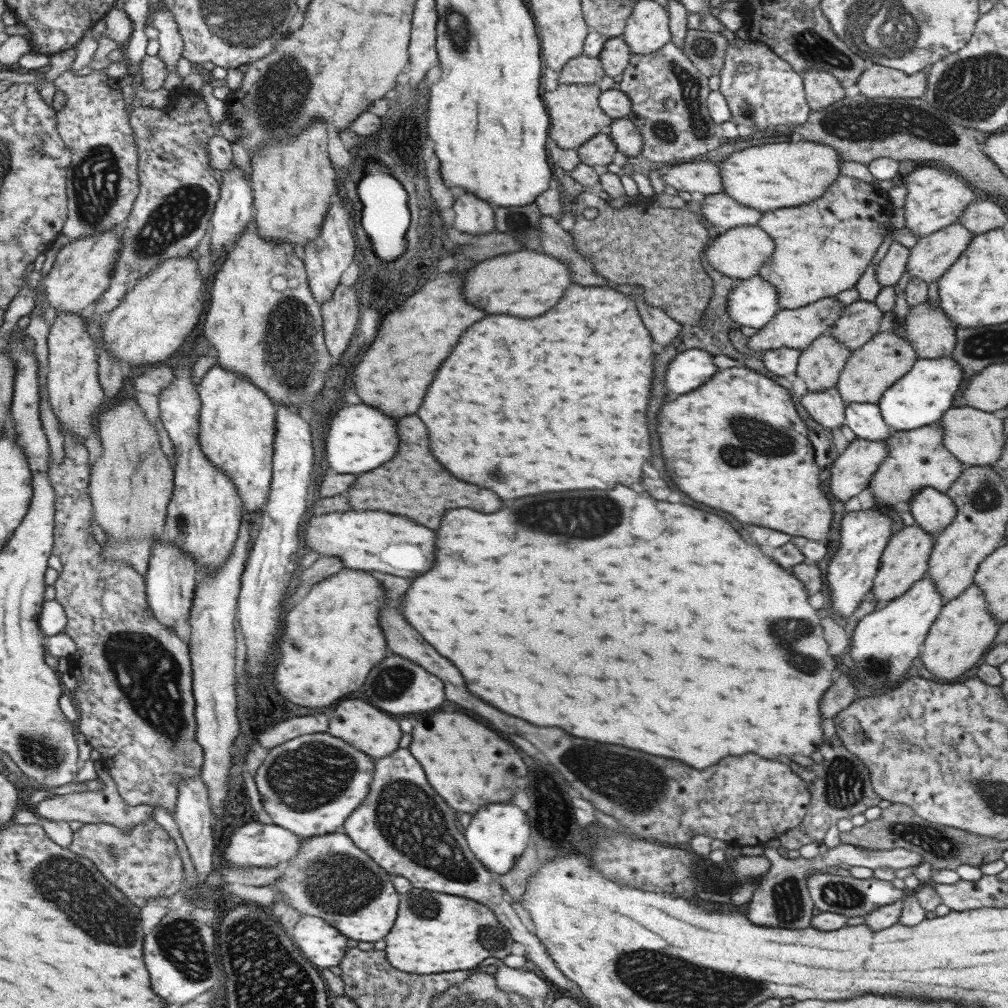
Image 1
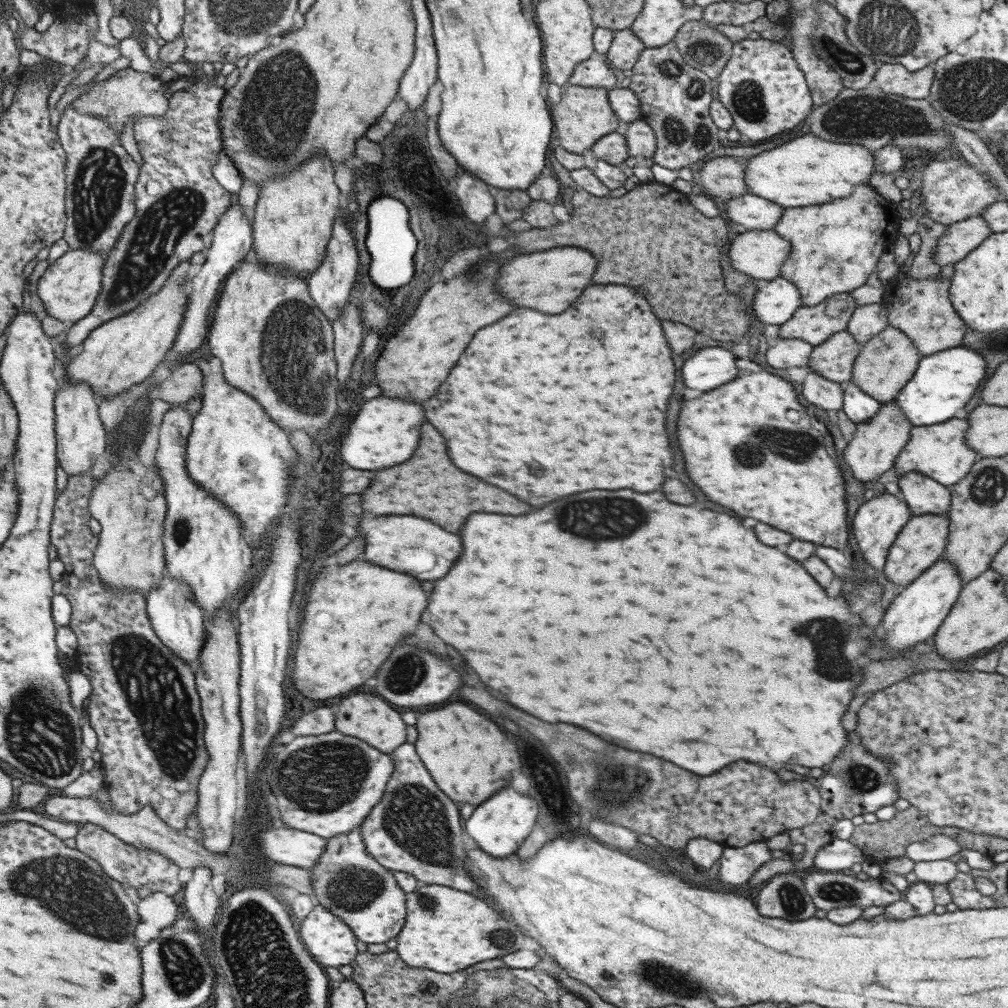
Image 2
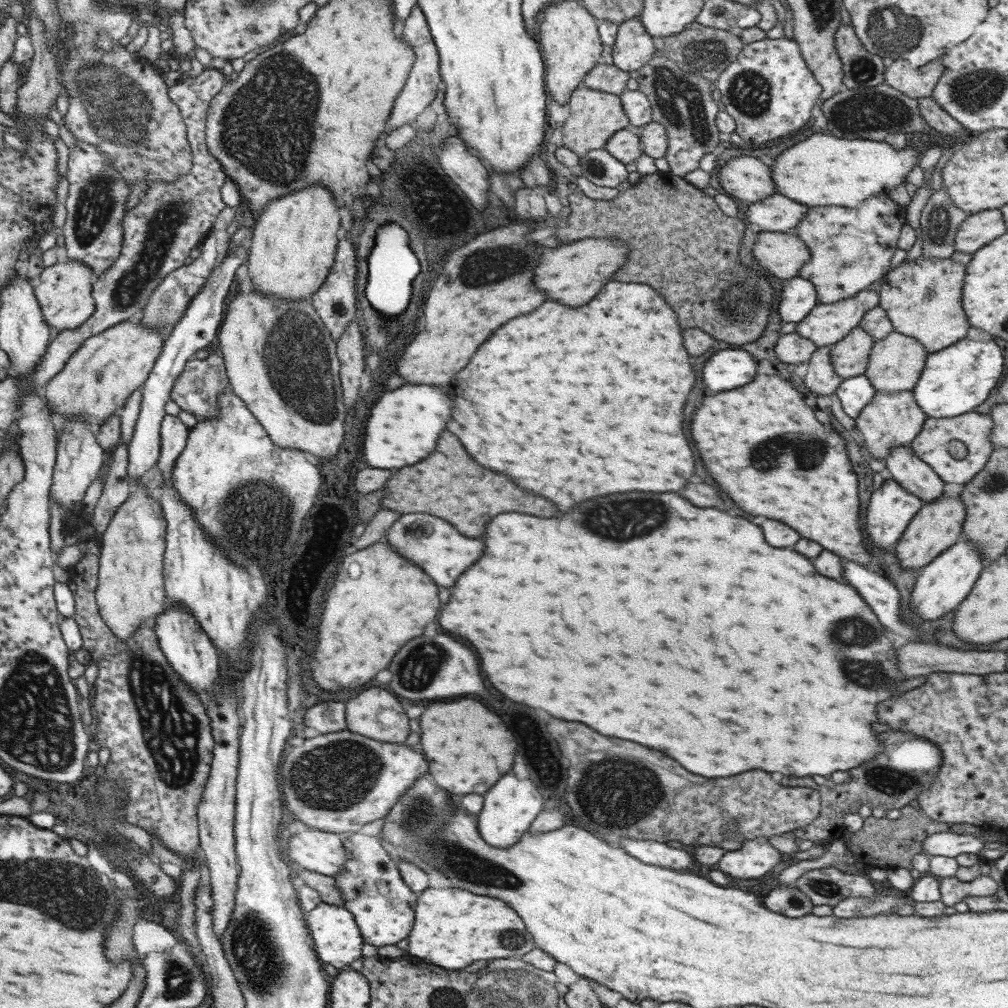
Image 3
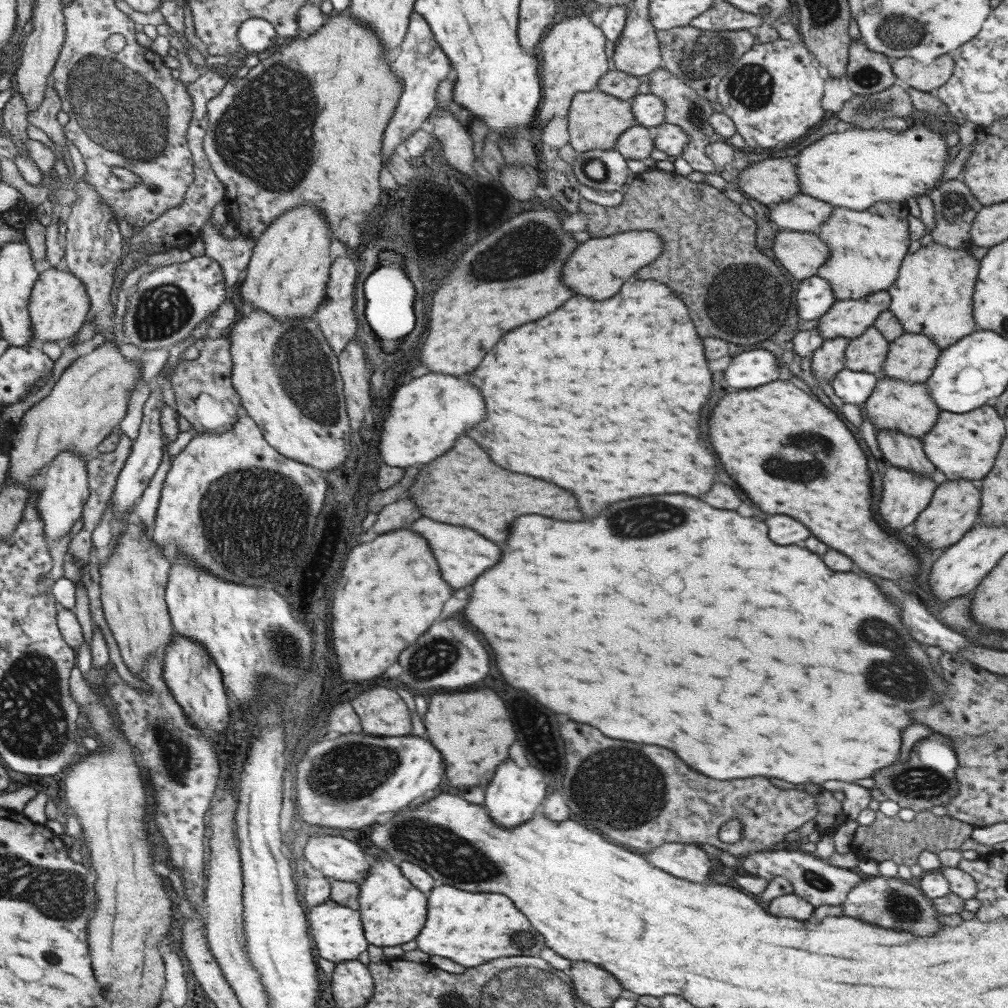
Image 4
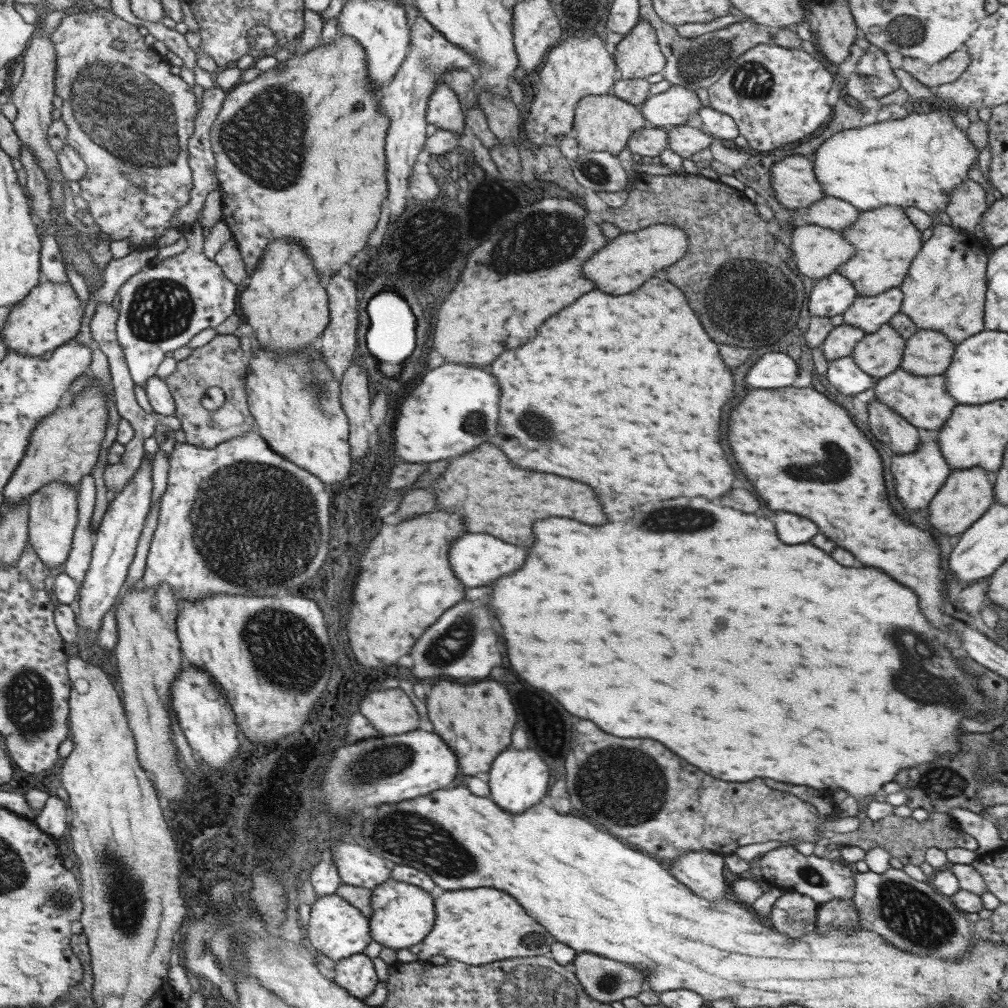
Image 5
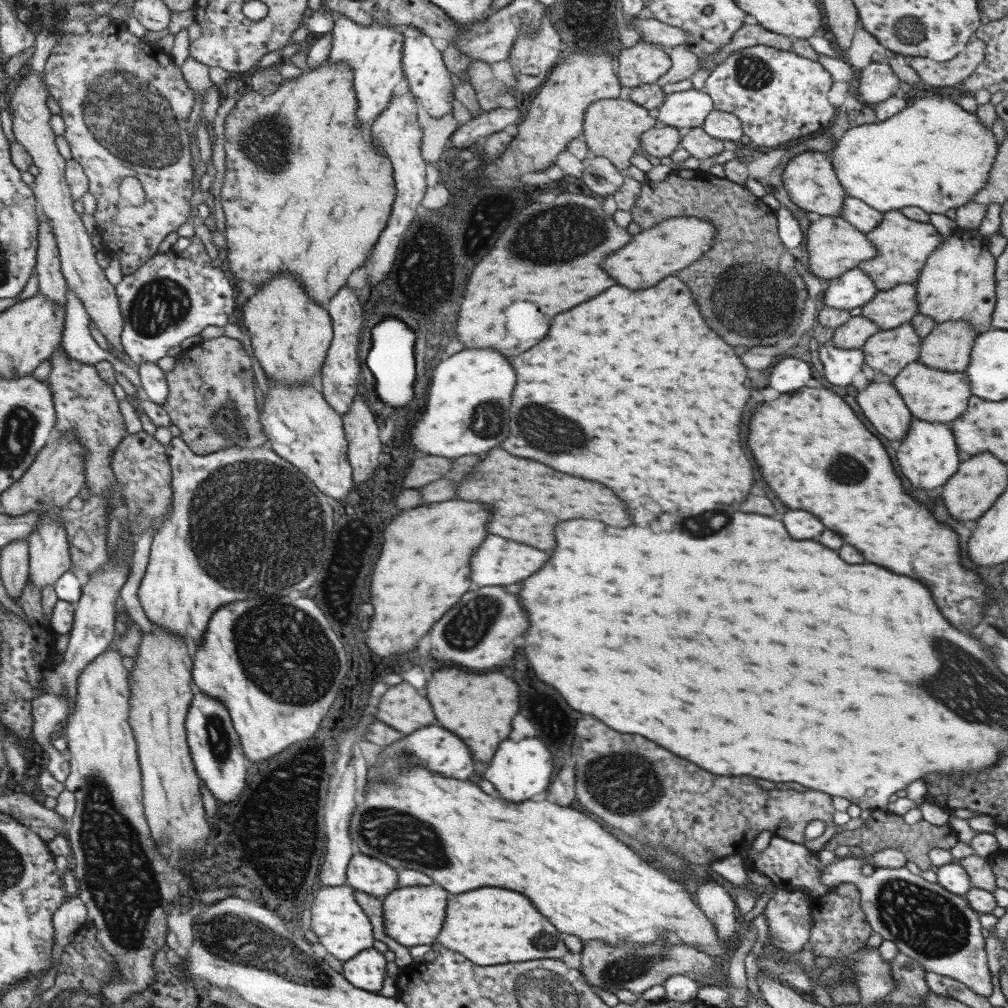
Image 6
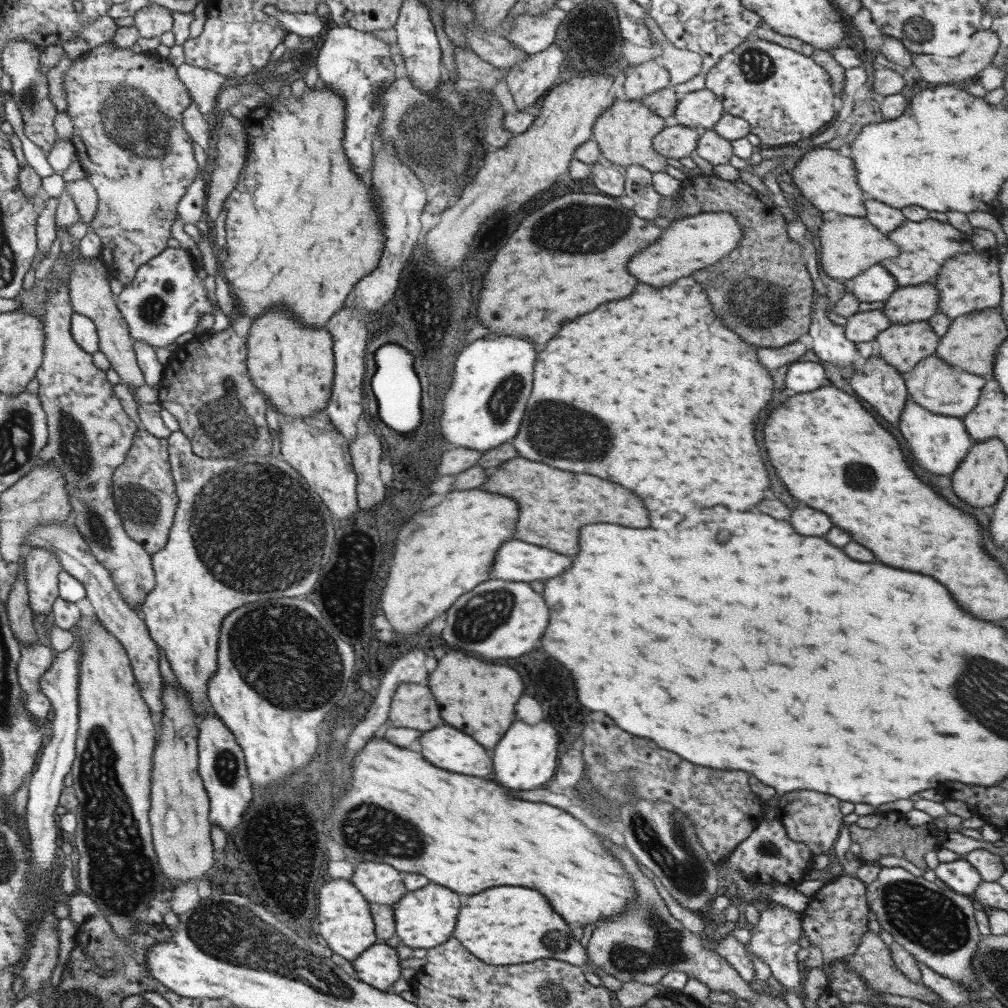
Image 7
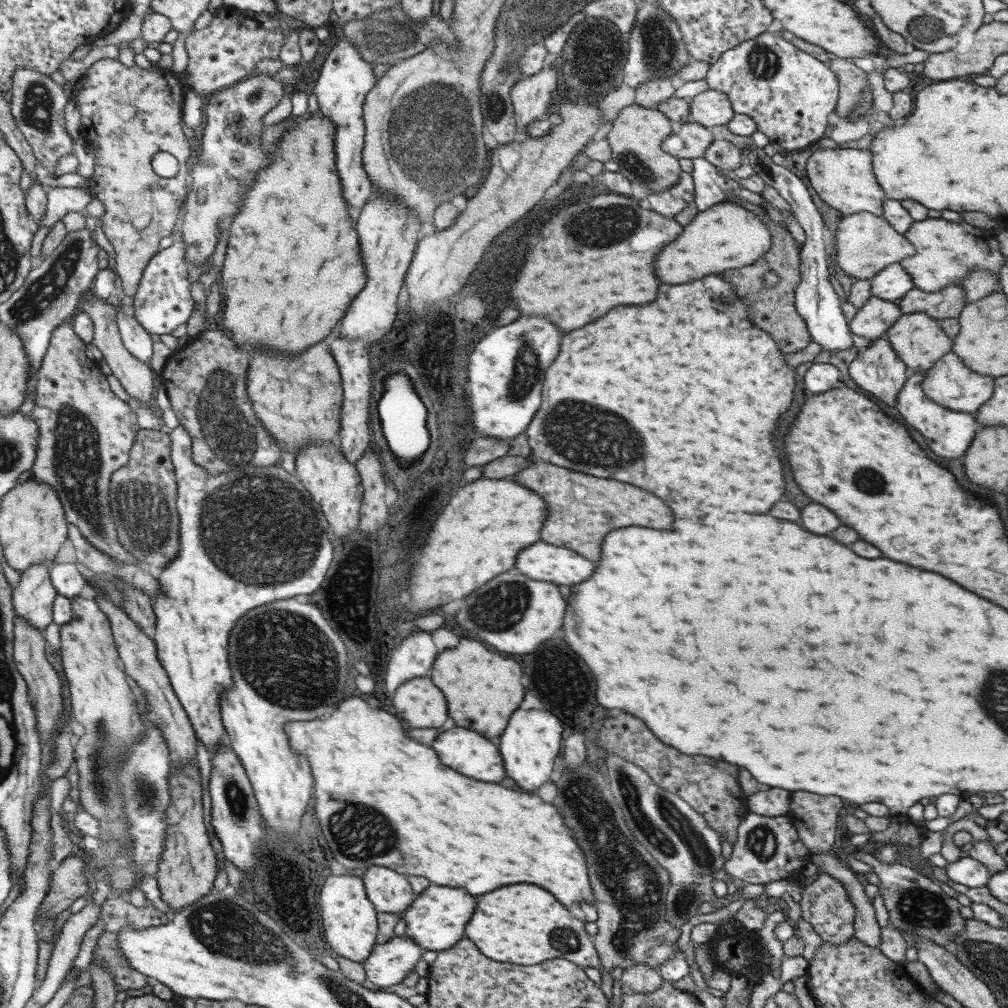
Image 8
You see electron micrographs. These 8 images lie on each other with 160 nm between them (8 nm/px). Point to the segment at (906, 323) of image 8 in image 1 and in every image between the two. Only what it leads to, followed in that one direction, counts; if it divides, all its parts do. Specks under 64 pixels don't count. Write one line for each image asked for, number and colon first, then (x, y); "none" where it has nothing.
1: (818, 365)
2: (833, 359)
3: (849, 356)
4: (865, 353)
5: (878, 353)
6: (887, 351)
7: (902, 345)

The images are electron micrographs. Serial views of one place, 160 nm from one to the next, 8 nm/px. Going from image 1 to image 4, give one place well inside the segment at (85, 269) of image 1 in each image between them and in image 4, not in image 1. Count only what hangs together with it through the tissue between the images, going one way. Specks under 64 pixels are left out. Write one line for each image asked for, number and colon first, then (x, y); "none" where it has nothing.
2: (69, 288)
3: (65, 290)
4: (60, 304)

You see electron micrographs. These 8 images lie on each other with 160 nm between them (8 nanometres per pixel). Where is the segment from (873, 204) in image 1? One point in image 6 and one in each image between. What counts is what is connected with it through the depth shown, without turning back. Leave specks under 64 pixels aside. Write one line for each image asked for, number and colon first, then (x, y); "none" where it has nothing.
2: (834, 246)
3: (850, 248)
4: (865, 248)
5: (885, 241)
6: (902, 245)

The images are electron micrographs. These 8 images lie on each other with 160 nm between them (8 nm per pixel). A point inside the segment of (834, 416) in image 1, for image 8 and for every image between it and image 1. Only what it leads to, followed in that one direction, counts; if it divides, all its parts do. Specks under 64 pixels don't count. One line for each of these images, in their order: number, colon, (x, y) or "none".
2: (826, 394)
3: (820, 378)
4: (827, 360)
5: (841, 339)
6: (854, 332)
7: (863, 326)
8: (873, 318)

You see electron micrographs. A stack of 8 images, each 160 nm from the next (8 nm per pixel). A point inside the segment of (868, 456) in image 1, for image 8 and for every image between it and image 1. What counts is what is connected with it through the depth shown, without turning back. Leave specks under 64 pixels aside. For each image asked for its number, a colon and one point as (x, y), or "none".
2: (876, 442)
3: (889, 420)
4: (894, 405)
5: (922, 401)
6: (932, 395)
7: (938, 387)
8: (948, 382)

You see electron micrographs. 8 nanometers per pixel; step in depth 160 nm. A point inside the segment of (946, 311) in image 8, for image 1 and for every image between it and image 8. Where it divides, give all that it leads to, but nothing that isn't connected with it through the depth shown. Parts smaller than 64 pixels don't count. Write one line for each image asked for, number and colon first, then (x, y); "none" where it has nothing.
1: (796, 328)
2: (813, 325)
3: (825, 324)
4: (848, 318)
5: (868, 313)
6: (892, 307)
7: (919, 302)

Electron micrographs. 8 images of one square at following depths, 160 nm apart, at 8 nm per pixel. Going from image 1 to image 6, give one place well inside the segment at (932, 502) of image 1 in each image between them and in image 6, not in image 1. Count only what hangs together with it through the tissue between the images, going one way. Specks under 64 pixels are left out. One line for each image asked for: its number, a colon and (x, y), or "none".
2: (923, 496)
3: (903, 466)
4: (900, 450)
5: (885, 424)
6: (882, 405)

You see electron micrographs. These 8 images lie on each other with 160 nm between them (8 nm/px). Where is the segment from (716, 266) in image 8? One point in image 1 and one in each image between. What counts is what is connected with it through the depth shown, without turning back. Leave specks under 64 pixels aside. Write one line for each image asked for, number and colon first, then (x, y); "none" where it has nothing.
1: (525, 283)
2: (549, 280)
3: (572, 274)
4: (597, 268)
5: (626, 261)
6: (673, 244)
7: (690, 243)

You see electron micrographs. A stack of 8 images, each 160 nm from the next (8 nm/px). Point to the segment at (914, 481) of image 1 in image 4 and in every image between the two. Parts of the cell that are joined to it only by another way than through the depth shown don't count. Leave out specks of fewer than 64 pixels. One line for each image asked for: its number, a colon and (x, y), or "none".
2: (938, 451)
3: (973, 429)
4: (963, 446)

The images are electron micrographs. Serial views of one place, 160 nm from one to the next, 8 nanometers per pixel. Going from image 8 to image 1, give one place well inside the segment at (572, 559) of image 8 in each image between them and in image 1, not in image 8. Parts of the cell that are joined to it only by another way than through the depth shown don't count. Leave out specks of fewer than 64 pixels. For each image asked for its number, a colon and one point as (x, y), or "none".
1: (364, 541)
2: (407, 544)
3: (432, 544)
4: (462, 554)
5: (477, 560)
6: (497, 562)
7: (515, 561)

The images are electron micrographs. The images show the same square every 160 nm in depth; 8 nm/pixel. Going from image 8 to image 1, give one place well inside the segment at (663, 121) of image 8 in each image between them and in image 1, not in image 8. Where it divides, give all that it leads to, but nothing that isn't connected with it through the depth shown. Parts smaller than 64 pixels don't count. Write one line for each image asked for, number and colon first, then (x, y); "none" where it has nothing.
1: (574, 115)
2: (582, 115)
3: (593, 117)
4: (595, 119)
5: (602, 123)
6: (611, 128)
7: (623, 133)

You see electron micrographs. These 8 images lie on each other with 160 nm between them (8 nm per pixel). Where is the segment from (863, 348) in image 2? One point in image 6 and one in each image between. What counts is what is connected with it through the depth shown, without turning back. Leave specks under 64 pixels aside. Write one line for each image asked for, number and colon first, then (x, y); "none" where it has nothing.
3: (895, 362)
4: (910, 357)
5: (926, 353)
6: (947, 347)

